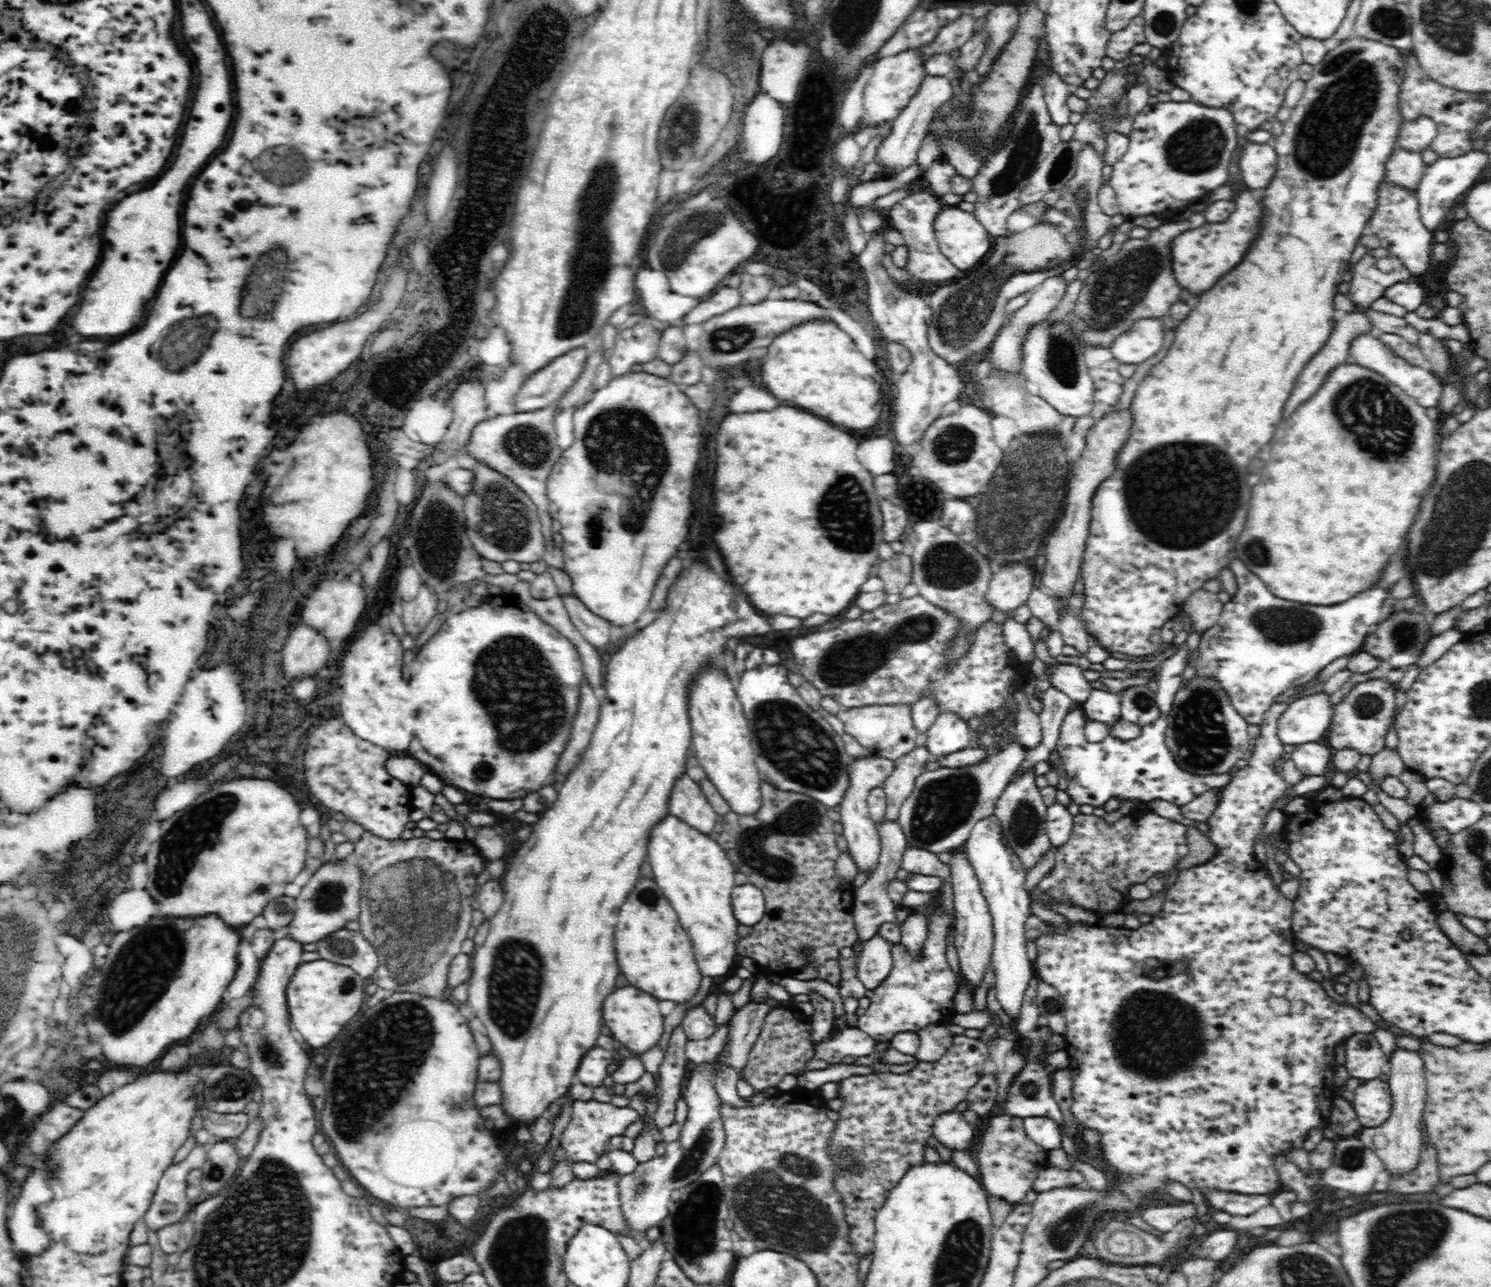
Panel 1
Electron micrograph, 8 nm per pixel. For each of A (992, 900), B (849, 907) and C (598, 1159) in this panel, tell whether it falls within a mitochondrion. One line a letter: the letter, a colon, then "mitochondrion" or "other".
A: other
B: other
C: other

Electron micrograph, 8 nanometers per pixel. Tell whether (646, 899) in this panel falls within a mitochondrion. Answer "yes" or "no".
yes

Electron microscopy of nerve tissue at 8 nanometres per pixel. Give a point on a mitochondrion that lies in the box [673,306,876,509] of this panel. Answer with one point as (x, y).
(727, 339)

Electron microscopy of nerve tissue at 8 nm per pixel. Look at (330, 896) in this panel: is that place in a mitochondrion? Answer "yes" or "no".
yes

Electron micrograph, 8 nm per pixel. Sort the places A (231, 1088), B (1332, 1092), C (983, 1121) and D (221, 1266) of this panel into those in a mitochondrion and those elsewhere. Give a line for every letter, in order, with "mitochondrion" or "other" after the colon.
A: mitochondrion
B: other
C: other
D: mitochondrion

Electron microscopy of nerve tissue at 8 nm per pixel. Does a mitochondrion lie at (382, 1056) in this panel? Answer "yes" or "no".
yes

